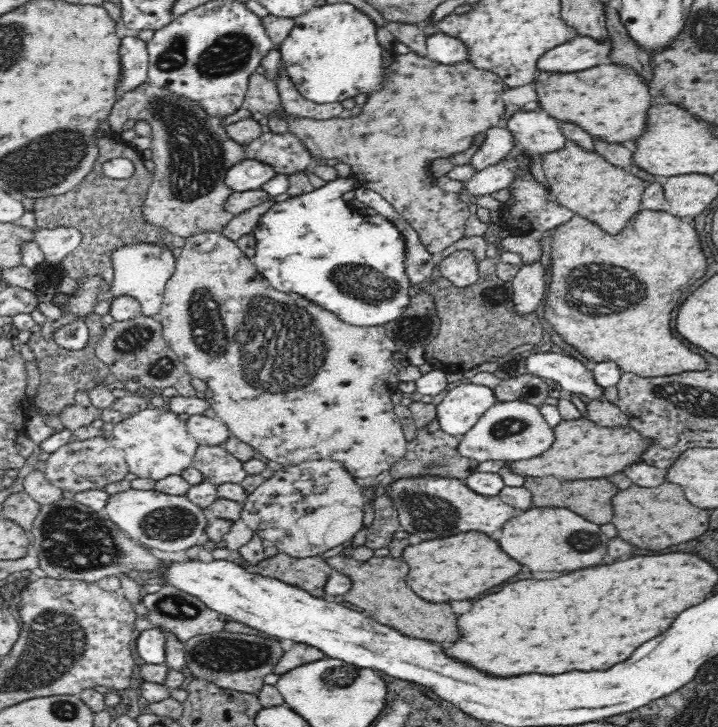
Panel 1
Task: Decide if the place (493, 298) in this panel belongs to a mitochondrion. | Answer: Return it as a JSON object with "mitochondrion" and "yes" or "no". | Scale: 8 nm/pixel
{"mitochondrion":"yes"}

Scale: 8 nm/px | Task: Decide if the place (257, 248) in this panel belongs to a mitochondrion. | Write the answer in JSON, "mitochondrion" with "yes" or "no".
{"mitochondrion":"no"}

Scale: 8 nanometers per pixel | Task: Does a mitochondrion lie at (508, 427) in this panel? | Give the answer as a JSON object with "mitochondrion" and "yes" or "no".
{"mitochondrion":"yes"}

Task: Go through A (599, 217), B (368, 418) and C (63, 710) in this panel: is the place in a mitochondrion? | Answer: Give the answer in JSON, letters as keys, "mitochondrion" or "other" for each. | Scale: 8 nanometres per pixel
{"A":"other","B":"other","C":"mitochondrion"}

